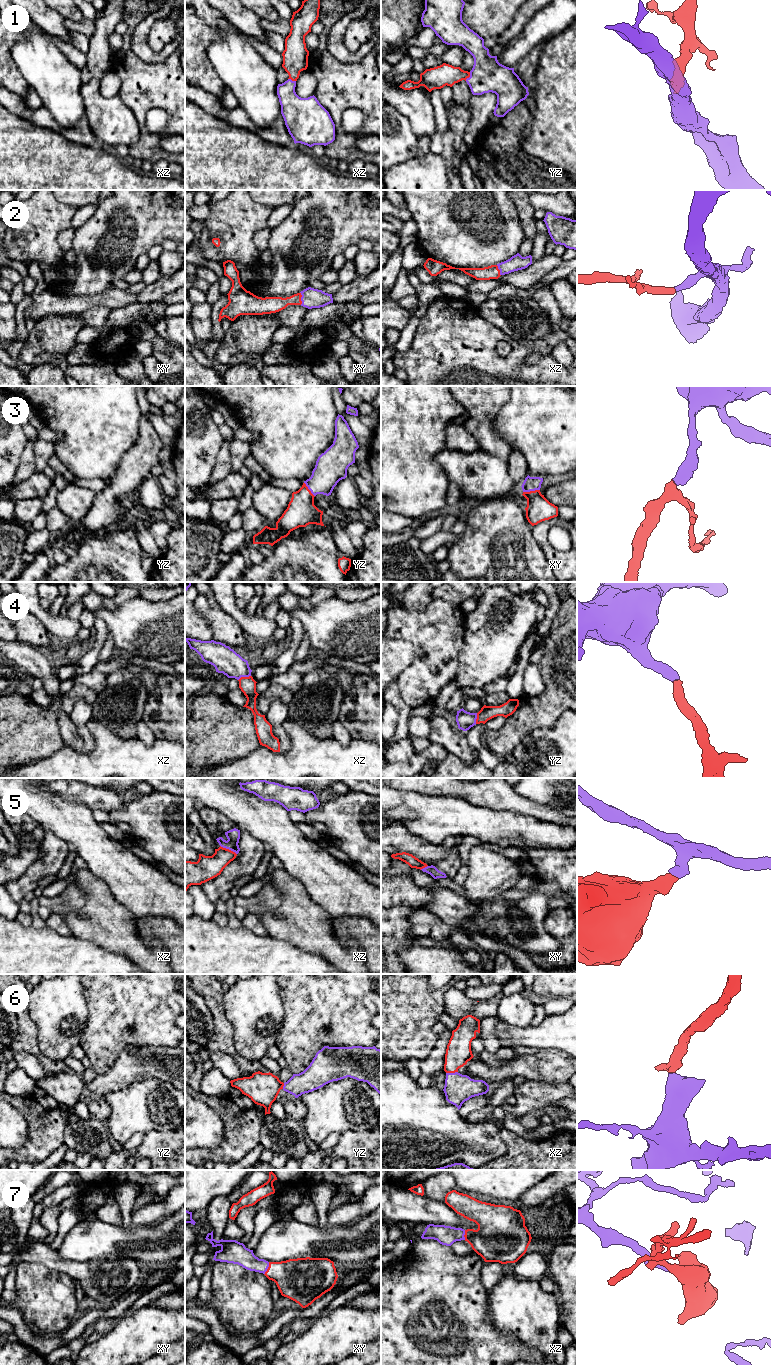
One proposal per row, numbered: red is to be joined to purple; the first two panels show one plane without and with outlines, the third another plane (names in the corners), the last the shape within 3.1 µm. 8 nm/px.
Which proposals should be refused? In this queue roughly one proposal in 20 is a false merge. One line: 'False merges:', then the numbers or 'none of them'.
False merges: none of them

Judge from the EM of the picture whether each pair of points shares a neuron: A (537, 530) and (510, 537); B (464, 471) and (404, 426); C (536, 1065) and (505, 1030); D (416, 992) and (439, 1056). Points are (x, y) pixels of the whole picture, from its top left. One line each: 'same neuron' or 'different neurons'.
A: different neurons
B: different neurons
C: different neurons
D: different neurons

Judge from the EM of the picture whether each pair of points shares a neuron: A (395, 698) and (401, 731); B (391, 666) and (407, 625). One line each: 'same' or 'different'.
A: same
B: different

